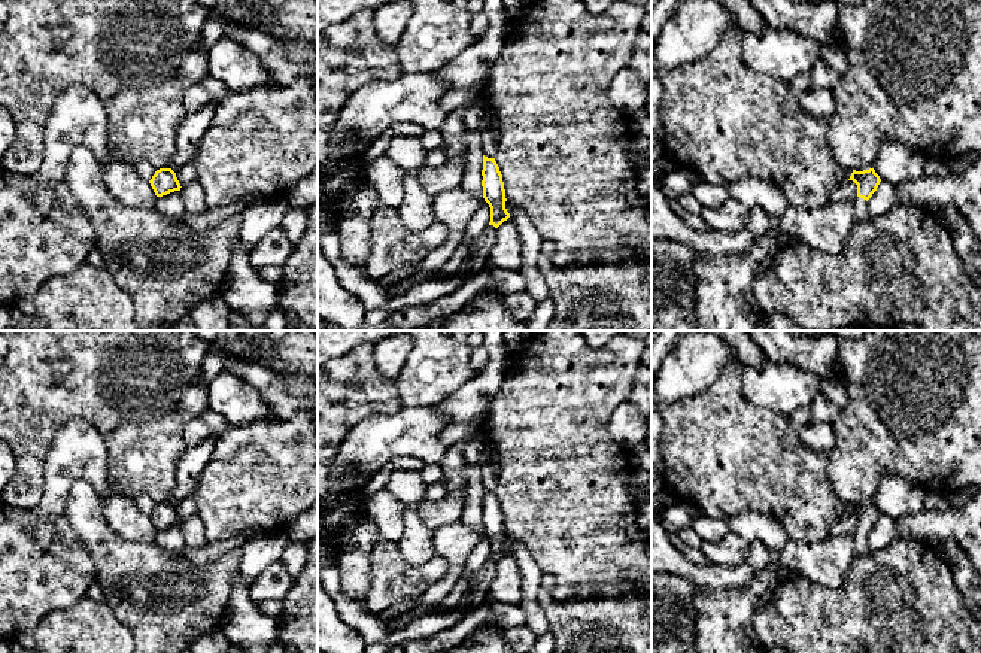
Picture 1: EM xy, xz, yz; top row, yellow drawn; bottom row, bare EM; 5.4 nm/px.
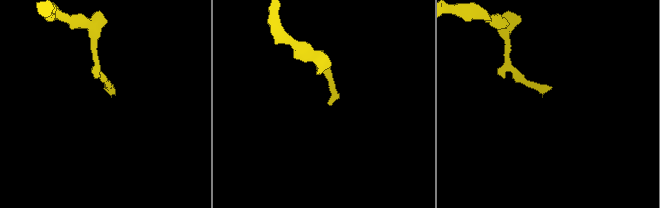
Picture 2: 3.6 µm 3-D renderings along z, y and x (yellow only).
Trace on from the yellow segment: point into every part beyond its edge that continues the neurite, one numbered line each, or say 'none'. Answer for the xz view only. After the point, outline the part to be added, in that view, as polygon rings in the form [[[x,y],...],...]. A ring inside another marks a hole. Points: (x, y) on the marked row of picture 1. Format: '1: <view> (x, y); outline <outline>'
none

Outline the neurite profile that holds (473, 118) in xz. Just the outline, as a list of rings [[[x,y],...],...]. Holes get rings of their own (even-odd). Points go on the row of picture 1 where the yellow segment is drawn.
[[[470,107],[464,113],[464,127],[468,130],[480,130],[483,122],[485,107]]]

